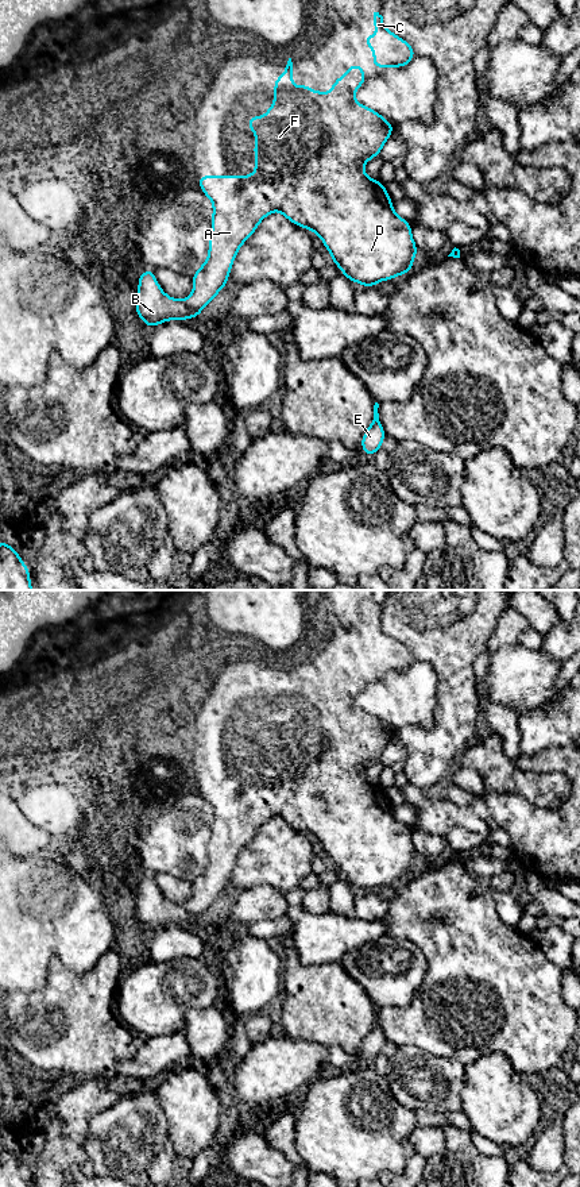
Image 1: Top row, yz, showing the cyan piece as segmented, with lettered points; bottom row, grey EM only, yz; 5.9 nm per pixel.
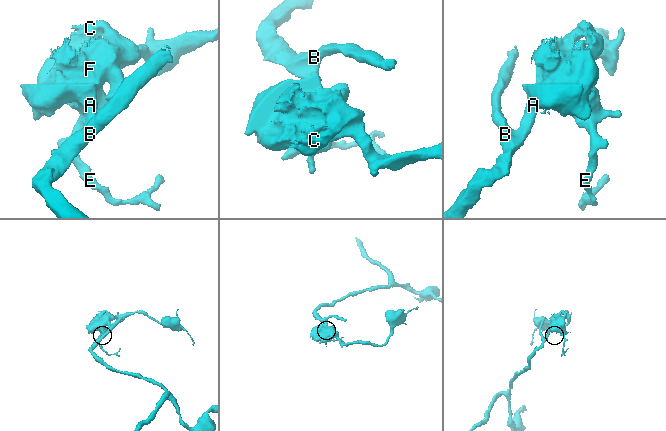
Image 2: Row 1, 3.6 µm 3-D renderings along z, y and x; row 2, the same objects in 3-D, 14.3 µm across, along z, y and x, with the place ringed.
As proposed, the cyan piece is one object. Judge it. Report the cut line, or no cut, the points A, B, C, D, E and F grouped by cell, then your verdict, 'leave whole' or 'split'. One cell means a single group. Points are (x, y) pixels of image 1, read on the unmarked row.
cut none; groups A B C D E F; leave whole

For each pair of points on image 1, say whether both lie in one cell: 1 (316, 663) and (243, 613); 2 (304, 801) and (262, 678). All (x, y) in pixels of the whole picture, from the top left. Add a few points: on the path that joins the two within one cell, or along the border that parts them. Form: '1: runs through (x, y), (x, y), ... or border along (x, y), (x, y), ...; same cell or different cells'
1: border along (302, 639), (286, 650), (271, 650), (260, 643); different cells
2: runs through (325, 763), (339, 748), (323, 710), (300, 689); same cell

